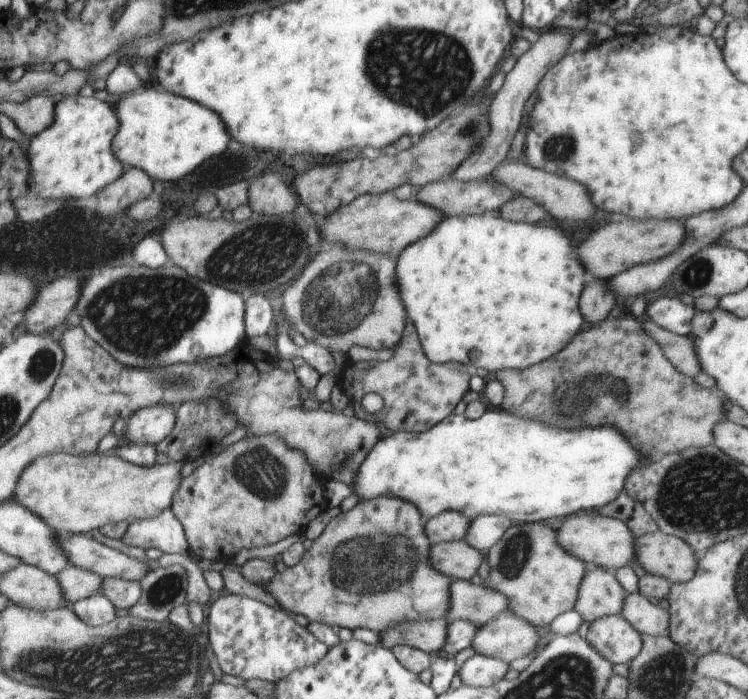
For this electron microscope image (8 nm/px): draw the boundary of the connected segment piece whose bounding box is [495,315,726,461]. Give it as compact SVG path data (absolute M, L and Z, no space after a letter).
M633 315L620 318L608 316L597 325L585 325L558 354L527 369L504 369L495 372L495 375L505 390L501 404L504 412L528 416L534 420L542 416L542 422L552 426L616 426L631 440L632 446L642 452L645 461L678 452L688 446L714 444L712 430L726 416L724 396L718 390L706 390L696 384L694 378L680 374Z

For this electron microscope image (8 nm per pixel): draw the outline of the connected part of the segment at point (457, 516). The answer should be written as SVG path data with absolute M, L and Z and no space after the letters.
M448 510L426 520L425 532L432 546L464 538L471 526L471 519L462 511Z

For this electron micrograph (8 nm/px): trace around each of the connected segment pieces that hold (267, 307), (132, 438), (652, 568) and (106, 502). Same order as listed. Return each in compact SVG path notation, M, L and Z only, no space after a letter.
M252 294L245 300L244 328L246 328L246 337L268 334L272 330L273 319L270 297Z
M149 406L131 414L126 420L123 440L128 444L156 446L174 430L178 406Z
M657 531L633 539L637 560L647 573L669 579L672 584L689 582L695 576L697 555L682 538Z
M113 451L83 455L64 454L64 452L48 454L36 458L36 461L24 470L24 474L20 474L20 482L12 500L40 515L56 532L83 534L109 523L150 519L159 516L164 510L171 509L173 497L181 488L182 466L185 463L169 460L166 464L154 462L154 466L142 468L126 462Z

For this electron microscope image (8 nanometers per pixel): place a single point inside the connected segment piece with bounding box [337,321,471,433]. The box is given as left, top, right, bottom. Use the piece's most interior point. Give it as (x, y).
(417, 394)

